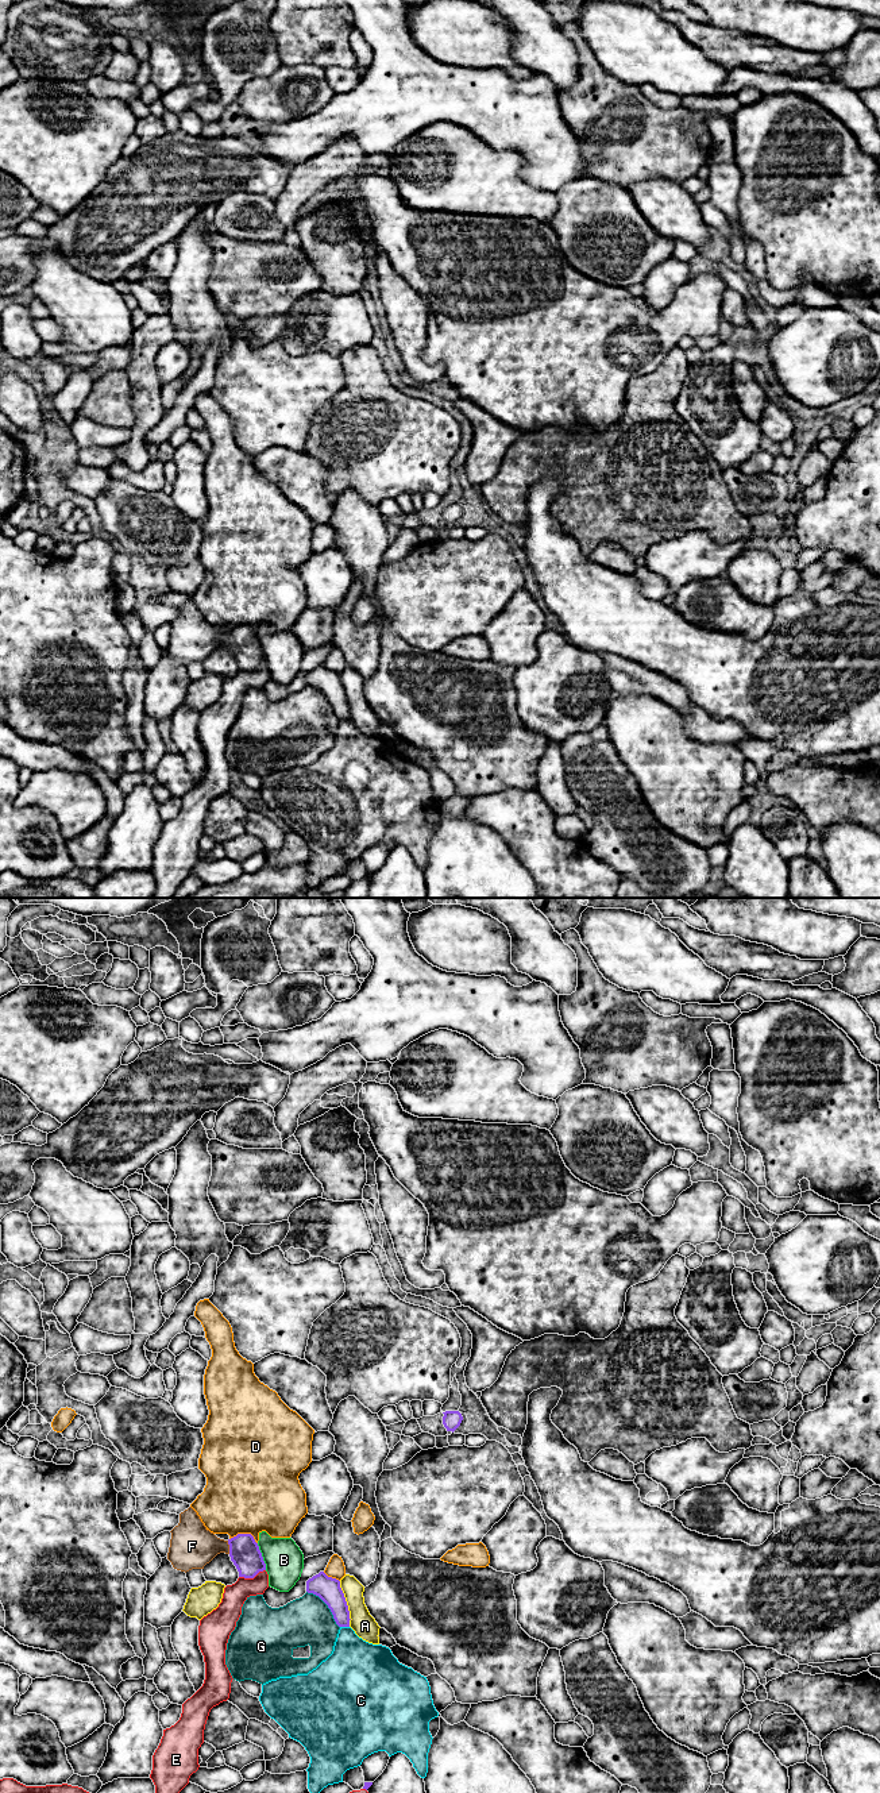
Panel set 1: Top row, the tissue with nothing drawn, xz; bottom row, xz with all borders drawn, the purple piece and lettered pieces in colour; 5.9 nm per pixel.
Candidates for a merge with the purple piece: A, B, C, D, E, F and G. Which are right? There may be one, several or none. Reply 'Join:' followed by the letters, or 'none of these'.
Join: F

